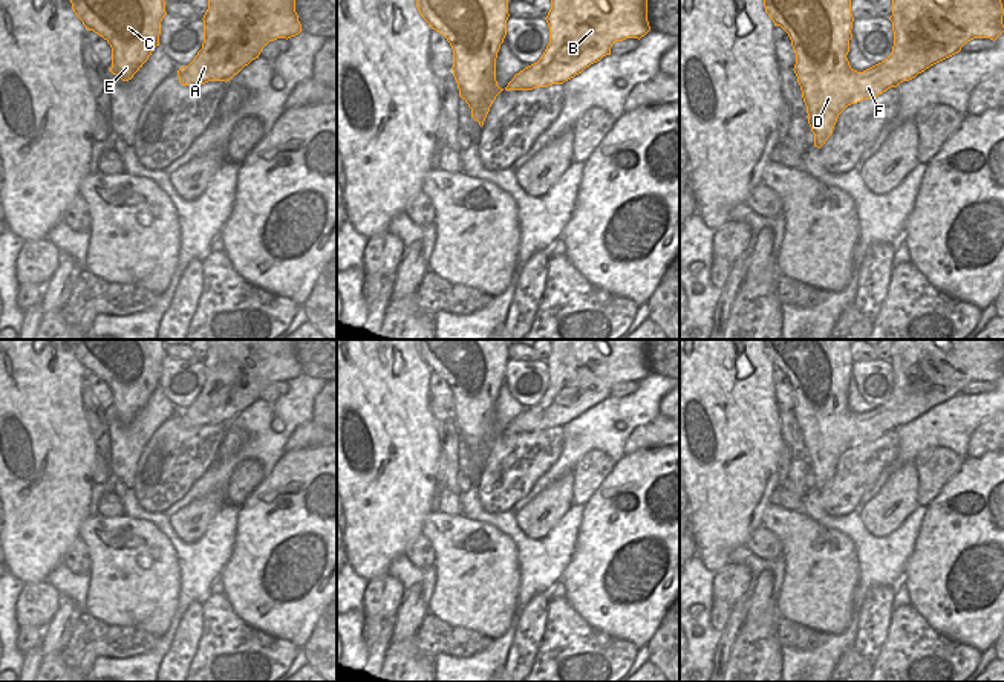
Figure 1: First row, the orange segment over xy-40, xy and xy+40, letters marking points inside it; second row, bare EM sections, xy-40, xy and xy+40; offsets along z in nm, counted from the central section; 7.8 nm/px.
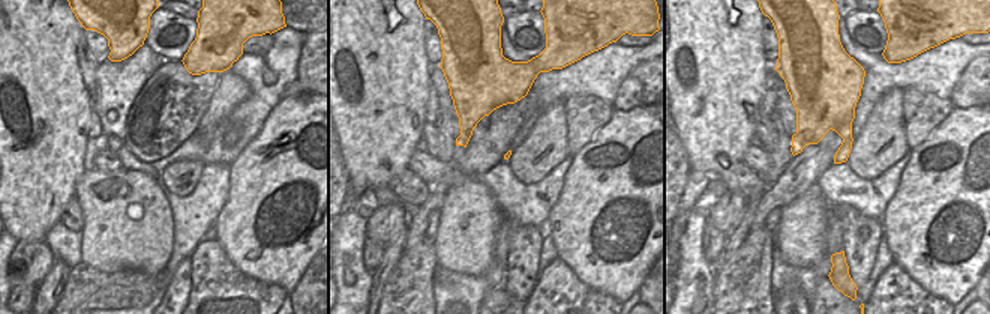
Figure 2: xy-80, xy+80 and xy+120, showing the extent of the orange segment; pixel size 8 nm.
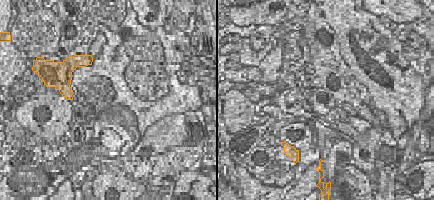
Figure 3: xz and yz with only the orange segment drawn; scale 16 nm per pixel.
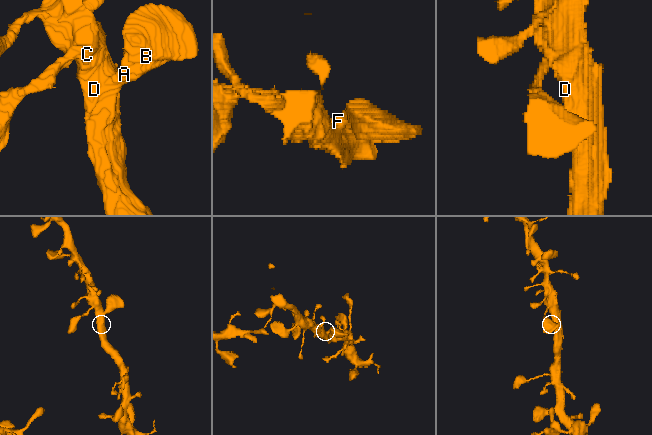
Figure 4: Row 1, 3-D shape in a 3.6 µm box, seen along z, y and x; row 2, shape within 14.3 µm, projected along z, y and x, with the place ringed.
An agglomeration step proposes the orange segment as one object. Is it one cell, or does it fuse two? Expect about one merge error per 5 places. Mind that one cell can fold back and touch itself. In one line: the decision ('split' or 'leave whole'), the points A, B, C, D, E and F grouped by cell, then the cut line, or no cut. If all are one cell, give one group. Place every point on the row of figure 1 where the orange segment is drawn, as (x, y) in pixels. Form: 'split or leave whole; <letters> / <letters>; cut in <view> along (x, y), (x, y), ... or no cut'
leave whole; A B C D E F; no cut

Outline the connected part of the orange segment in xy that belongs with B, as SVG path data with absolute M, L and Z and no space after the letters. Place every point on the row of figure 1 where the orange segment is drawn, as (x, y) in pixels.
M551 0L546 15L549 26L549 43L540 60L508 83L505 90L533 90L563 84L582 73L591 64L611 55L611 47L626 38L641 38L649 31L647 0Z

